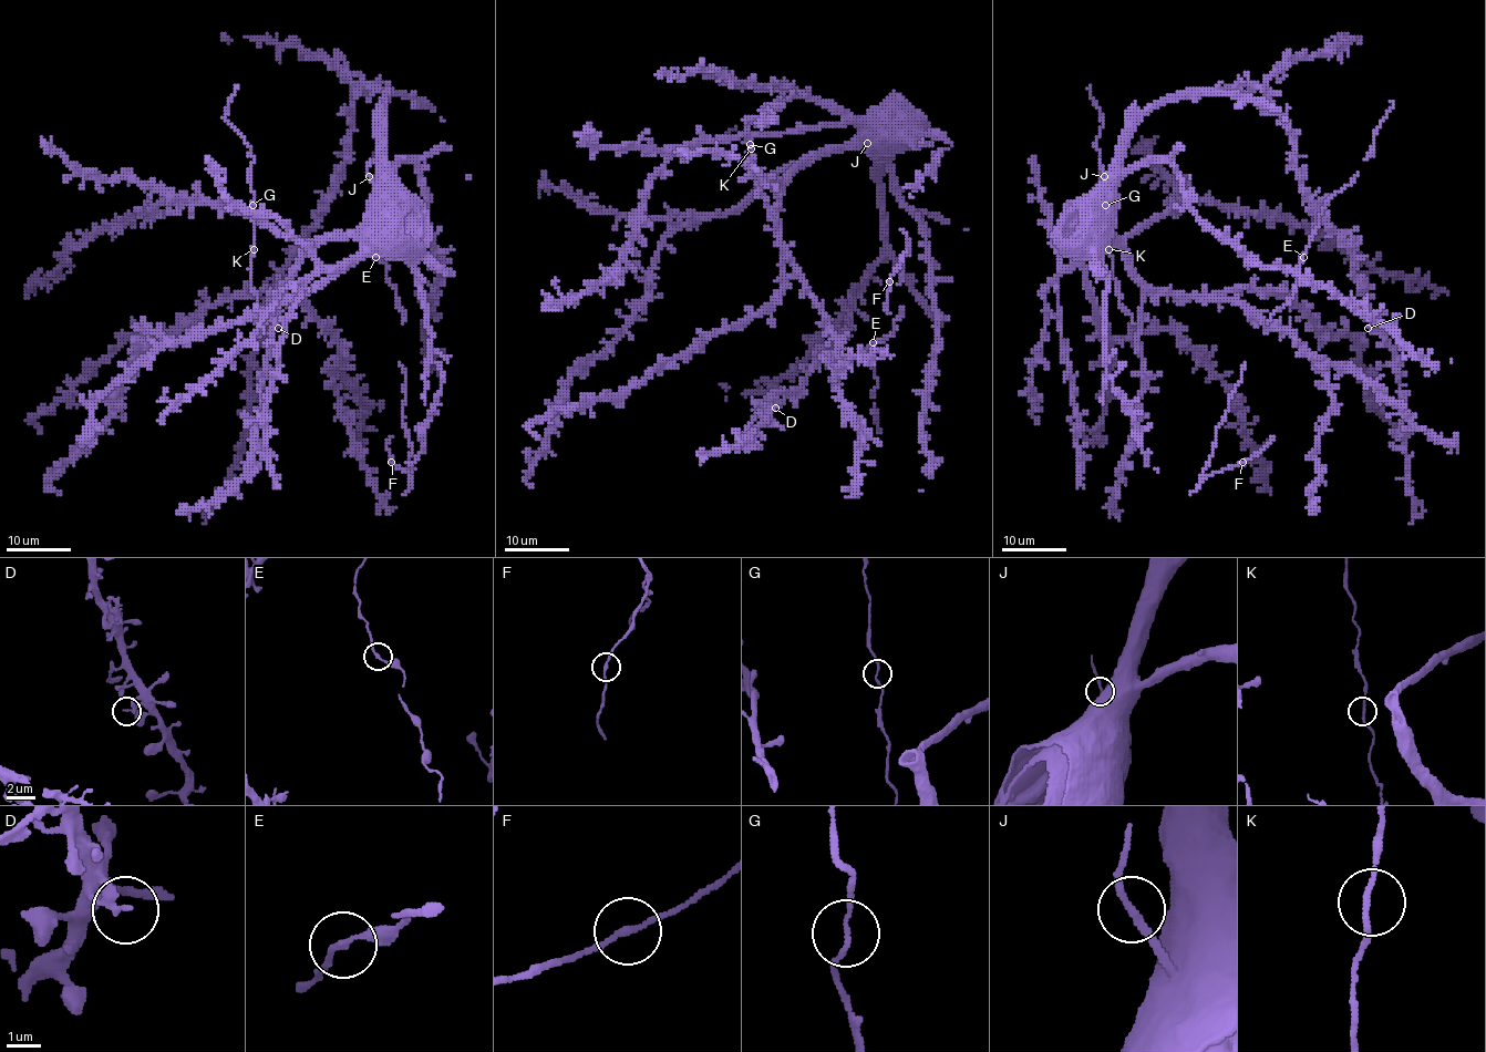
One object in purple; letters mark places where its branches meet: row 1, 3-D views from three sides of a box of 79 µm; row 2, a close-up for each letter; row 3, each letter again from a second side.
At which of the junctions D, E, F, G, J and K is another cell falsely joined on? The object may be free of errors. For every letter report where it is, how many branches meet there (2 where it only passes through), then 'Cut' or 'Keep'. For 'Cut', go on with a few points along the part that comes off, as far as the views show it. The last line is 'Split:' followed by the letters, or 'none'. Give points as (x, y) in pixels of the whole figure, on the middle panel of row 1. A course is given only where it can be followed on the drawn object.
D: Place: (775, 408). Branches: 2. Keep
E: Place: (873, 342). Branches: 2. Keep
F: Place: (889, 281). Branches: 2. Keep
G: Place: (750, 144). Branches: 2. Keep
J: Place: (867, 143). Branches: 2. Keep
K: Place: (751, 148). Branches: 2. Keep
Split: none

